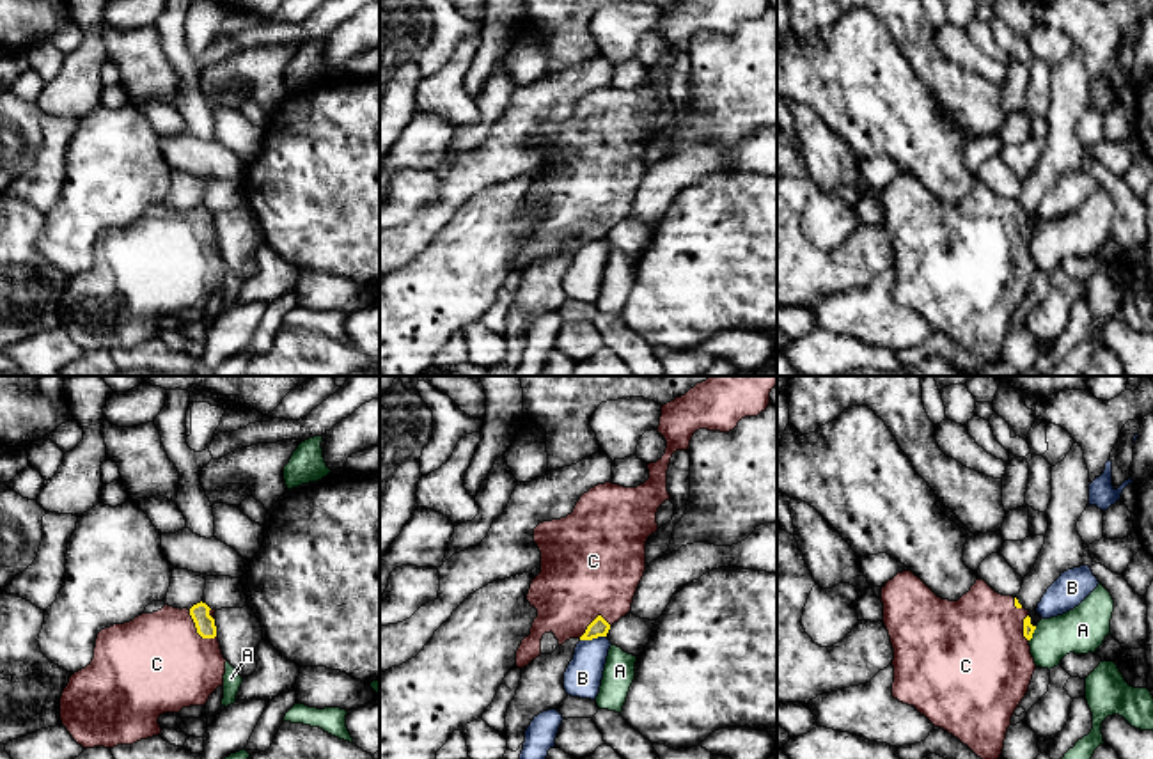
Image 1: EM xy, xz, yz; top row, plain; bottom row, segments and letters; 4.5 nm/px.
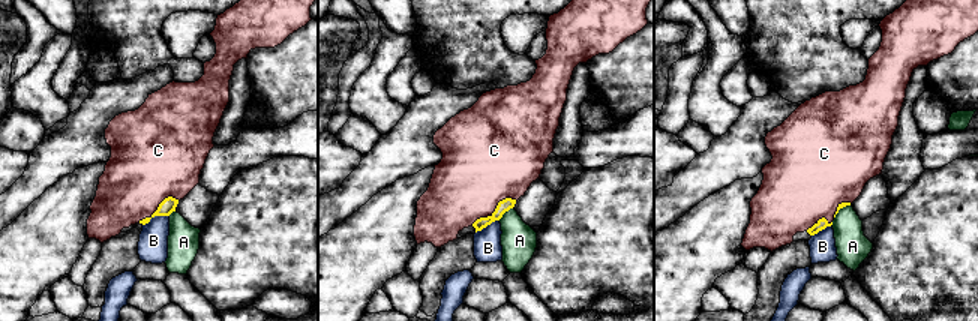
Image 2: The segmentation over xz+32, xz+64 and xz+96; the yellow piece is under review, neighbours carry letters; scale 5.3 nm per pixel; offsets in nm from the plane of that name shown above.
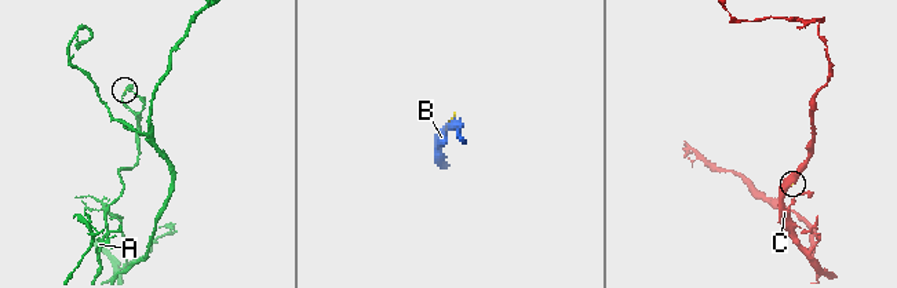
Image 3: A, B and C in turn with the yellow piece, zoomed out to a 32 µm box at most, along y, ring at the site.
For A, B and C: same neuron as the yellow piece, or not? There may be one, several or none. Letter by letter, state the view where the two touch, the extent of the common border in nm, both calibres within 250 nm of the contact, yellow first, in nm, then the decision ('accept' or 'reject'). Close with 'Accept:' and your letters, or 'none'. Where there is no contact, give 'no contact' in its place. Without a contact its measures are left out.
A: yz | 80 nm | 50/220 nm | reject
B: xz | 120 nm | 80/170 nm | reject
C: xy | 180 nm | 90/460 nm | accept
Accept: C

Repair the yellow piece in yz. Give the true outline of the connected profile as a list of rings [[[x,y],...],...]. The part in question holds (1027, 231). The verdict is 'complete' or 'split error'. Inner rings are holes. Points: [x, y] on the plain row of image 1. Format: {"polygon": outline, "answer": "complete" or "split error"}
{"polygon": [[[910,172],[898,176],[882,190],[882,206],[883,227],[894,252],[892,300],[914,309],[935,330],[958,340],[983,364],[997,364],[1011,319],[1025,300],[1036,273],[1029,248],[1036,229],[1031,227],[1029,213],[1016,200],[995,195],[981,181],[958,204],[942,202]]], "answer": "split error"}

